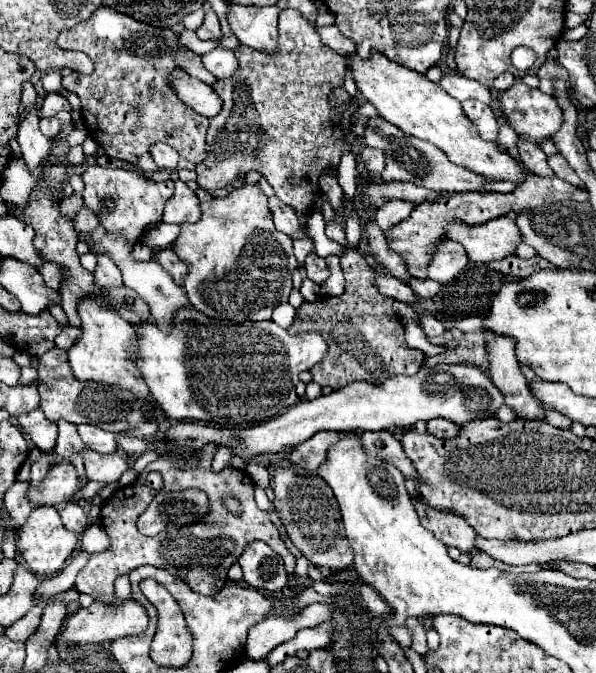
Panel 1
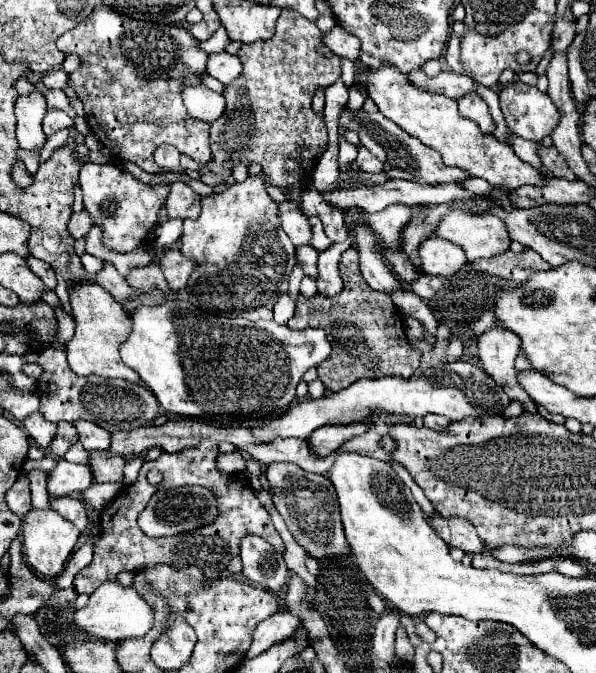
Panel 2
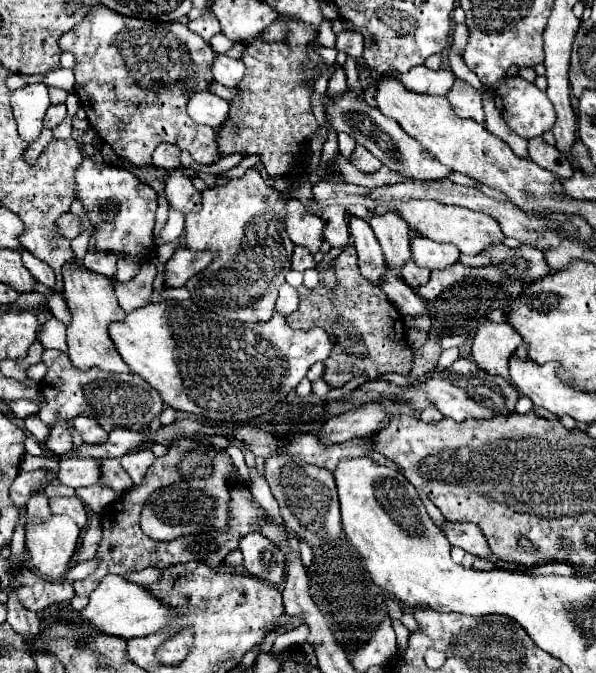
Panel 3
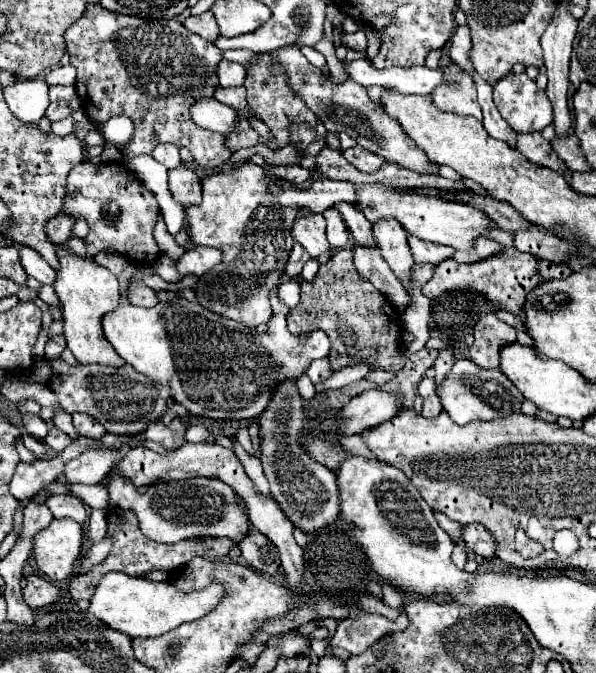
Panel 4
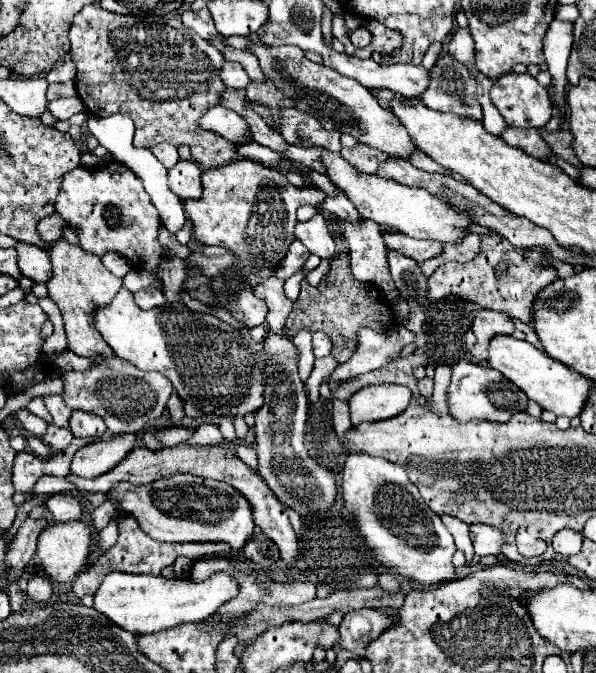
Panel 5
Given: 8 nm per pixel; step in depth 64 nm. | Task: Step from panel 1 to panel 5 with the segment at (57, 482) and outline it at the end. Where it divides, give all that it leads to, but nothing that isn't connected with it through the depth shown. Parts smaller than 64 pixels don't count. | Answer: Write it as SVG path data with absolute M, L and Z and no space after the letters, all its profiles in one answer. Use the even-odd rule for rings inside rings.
M108 434L74 454L70 472L82 478L96 478L112 470L134 446L138 444L136 434Z

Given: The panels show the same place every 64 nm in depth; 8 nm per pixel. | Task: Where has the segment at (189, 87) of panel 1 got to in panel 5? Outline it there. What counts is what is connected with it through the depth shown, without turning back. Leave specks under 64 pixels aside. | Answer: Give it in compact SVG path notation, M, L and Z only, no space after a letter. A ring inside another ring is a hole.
M214 106L212 110L208 110L208 114L200 118L200 126L204 130L220 134L222 138L232 140L232 144L244 144L244 138L252 138L246 120L224 106Z

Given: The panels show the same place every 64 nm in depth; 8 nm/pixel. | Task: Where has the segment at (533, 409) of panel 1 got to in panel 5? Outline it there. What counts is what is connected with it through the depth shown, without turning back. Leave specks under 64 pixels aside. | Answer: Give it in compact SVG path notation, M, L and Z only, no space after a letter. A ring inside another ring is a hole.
M482 308L472 324L472 332L478 338L478 342L472 350L474 360L478 360L482 364L488 358L488 340L496 334L512 334L512 330L514 330L514 322L512 322L510 314Z

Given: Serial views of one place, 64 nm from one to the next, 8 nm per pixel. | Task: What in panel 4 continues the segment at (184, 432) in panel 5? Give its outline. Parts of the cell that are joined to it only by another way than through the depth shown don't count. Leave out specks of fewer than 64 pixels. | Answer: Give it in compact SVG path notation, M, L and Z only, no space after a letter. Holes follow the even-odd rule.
M192 425L185 431L184 437L190 443L211 443L214 435L204 425Z

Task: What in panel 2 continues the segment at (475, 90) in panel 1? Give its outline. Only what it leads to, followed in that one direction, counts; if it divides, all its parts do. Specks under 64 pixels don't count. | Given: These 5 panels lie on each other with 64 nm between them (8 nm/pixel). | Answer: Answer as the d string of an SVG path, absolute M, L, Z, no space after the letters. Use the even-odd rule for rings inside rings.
M420 68L420 70L412 70L408 74L408 80L412 84L416 84L416 88L430 90L434 94L444 94L444 96L450 96L450 98L460 98L468 92L474 92L472 78L460 76L460 74L454 74L454 72L440 72L438 76L428 76Z

